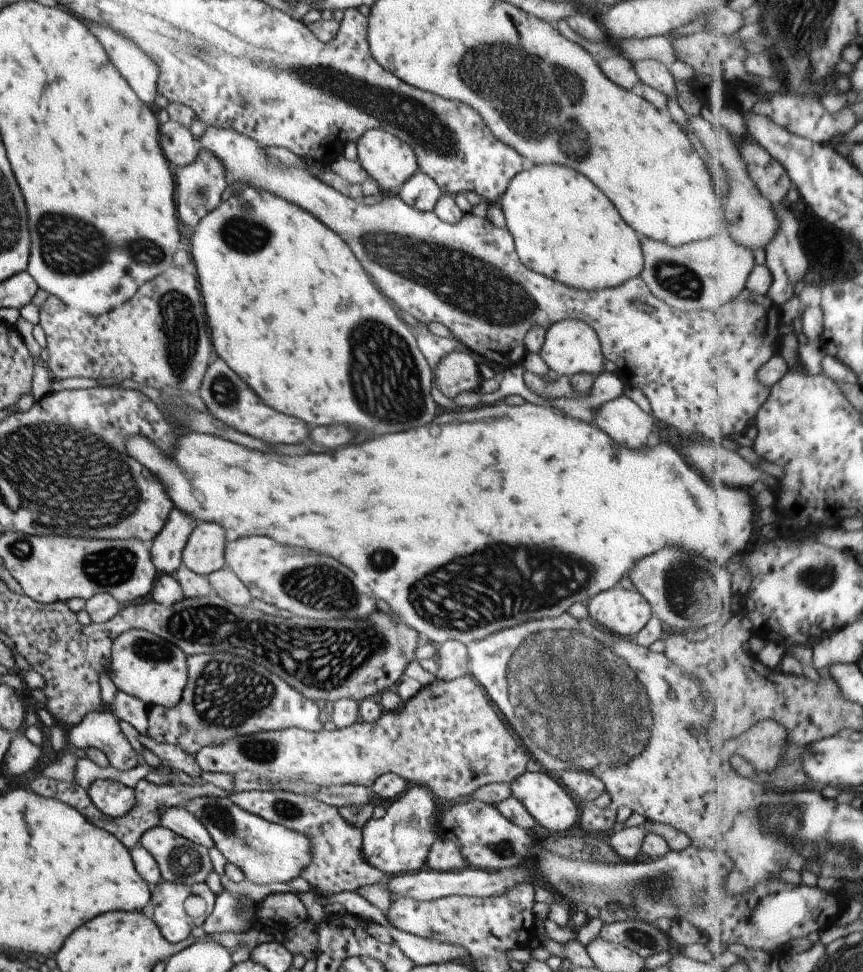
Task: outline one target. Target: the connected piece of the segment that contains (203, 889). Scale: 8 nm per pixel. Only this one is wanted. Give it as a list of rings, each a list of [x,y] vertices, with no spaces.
[[[164,881],[151,894],[150,918],[157,925],[161,936],[173,944],[188,938],[196,927],[204,925],[206,918],[212,913],[216,898],[206,882],[182,885]]]

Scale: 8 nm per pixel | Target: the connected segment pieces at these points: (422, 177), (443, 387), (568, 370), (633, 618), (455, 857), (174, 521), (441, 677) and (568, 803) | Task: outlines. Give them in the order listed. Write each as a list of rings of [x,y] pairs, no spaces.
[[[418,171],[402,184],[398,196],[405,204],[418,211],[434,211],[443,193],[430,176]]]
[[[466,351],[446,354],[436,366],[436,386],[440,392],[454,399],[460,394],[478,391],[483,382],[479,372],[480,363]]]
[[[567,319],[551,325],[545,332],[545,342],[540,357],[556,376],[572,378],[578,374],[596,378],[604,372],[604,359],[597,333],[582,320]]]
[[[625,583],[600,592],[586,606],[596,622],[619,636],[635,638],[653,618],[650,604]]]
[[[439,836],[434,840],[430,848],[426,867],[432,871],[447,872],[460,871],[468,864],[461,856],[457,844],[449,839],[441,839]]]
[[[175,508],[170,512],[159,536],[149,545],[151,562],[160,575],[172,575],[182,564],[183,549],[196,524],[190,516]]]
[[[446,641],[437,647],[436,660],[438,671],[436,678],[441,682],[449,682],[469,673],[469,654],[461,642]]]
[[[544,771],[538,773],[522,774],[517,780],[510,784],[512,797],[519,801],[526,811],[536,820],[540,826],[550,830],[550,832],[566,832],[570,830],[580,816],[580,806],[560,781],[554,780]]]

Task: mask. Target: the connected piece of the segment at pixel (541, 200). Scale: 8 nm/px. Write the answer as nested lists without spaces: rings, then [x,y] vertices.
[[[536,165],[531,170],[522,170],[511,182],[506,190],[506,193],[498,201],[497,205],[504,212],[506,217],[506,228],[511,233],[515,243],[515,250],[519,260],[529,270],[534,273],[542,274],[551,280],[560,282],[565,286],[570,286],[582,291],[602,291],[612,289],[625,284],[628,280],[638,277],[643,270],[645,261],[643,258],[640,236],[632,227],[620,217],[618,210],[612,205],[612,202],[598,190],[598,188],[586,179],[586,176],[575,172],[568,166],[561,165]]]

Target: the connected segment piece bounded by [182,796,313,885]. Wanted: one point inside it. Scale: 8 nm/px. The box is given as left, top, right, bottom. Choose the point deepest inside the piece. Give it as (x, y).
(268, 853)

